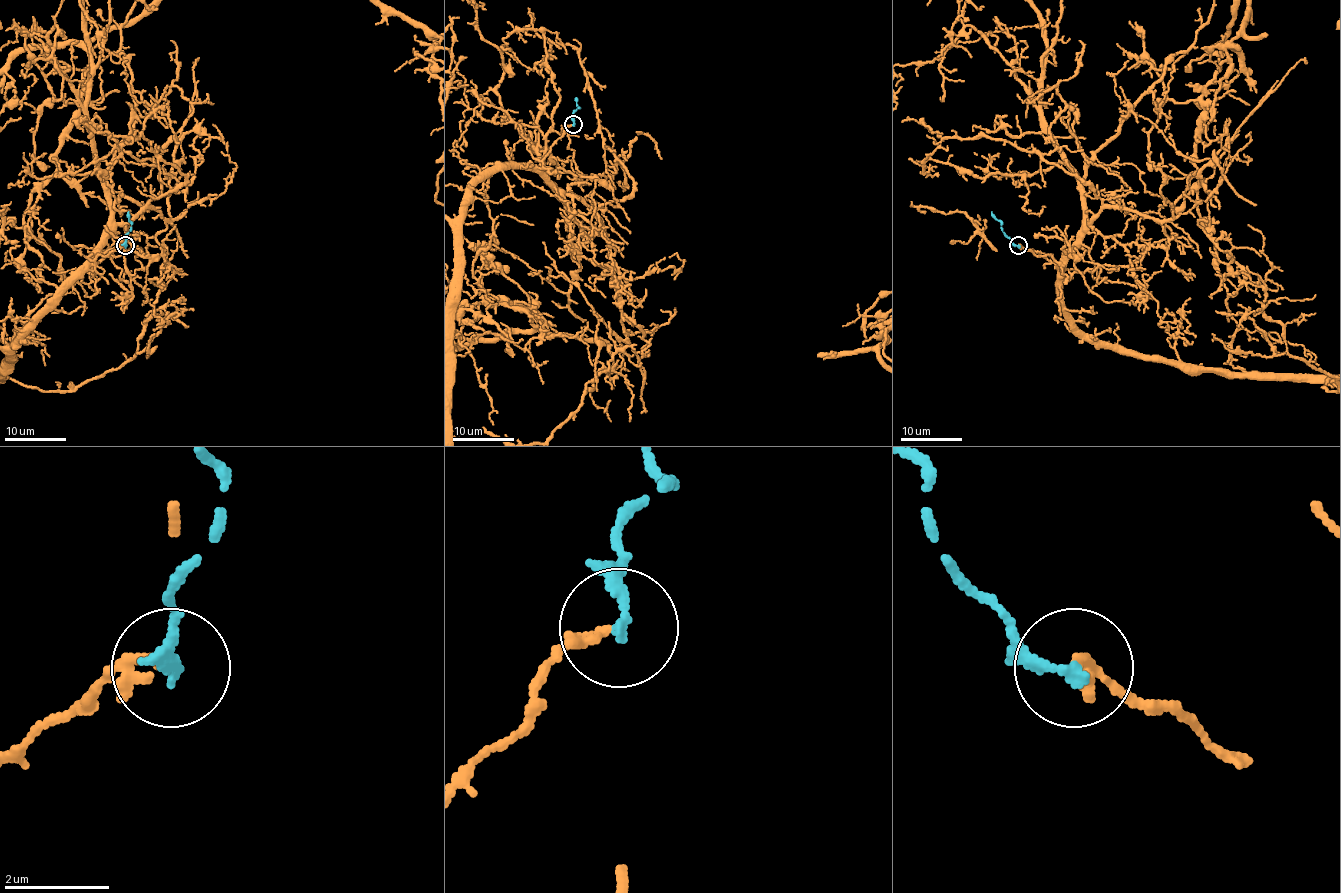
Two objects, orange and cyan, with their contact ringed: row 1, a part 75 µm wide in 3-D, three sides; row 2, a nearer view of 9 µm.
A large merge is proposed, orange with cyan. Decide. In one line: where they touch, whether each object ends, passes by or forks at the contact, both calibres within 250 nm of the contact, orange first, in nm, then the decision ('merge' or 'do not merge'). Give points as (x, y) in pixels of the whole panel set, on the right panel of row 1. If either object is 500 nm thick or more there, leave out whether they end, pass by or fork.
(1018, 245) | orange ends | cyan ends | 240/190 nm | merge

